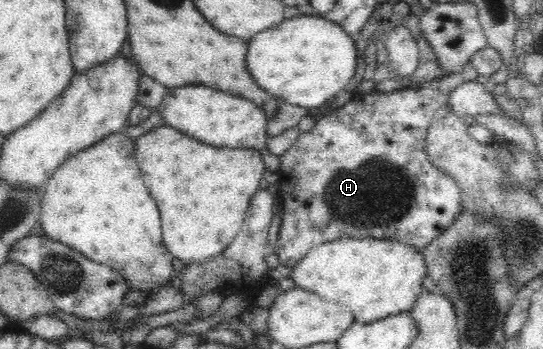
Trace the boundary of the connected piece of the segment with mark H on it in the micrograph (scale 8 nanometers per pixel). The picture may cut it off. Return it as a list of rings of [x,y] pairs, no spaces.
[[[413,85],[392,92],[373,90],[370,93],[356,94],[348,103],[333,111],[331,110],[330,113],[316,120],[315,125],[309,131],[303,131],[299,134],[299,138],[280,156],[280,165],[275,172],[280,177],[277,186],[278,196],[281,198],[281,220],[277,234],[278,239],[270,244],[270,250],[277,254],[279,265],[294,267],[314,246],[343,237],[385,239],[403,243],[421,251],[434,238],[441,236],[443,231],[447,230],[447,227],[454,222],[457,214],[459,214],[459,210],[461,210],[459,186],[455,181],[451,180],[447,173],[437,171],[437,168],[431,165],[425,150],[427,130],[430,122],[444,103],[447,103],[447,95],[441,93],[439,87],[433,85]]]

